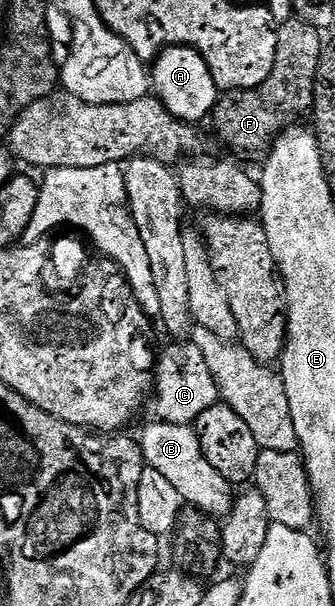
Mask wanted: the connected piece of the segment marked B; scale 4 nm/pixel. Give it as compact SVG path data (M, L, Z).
M152 422L144 429L143 439L141 438L144 464L171 482L173 489L177 489L177 493L183 498L184 504L196 507L207 515L230 515L233 485L225 477L221 477L221 473L217 473L217 469L213 469L209 461L205 461L196 428L185 424Z

